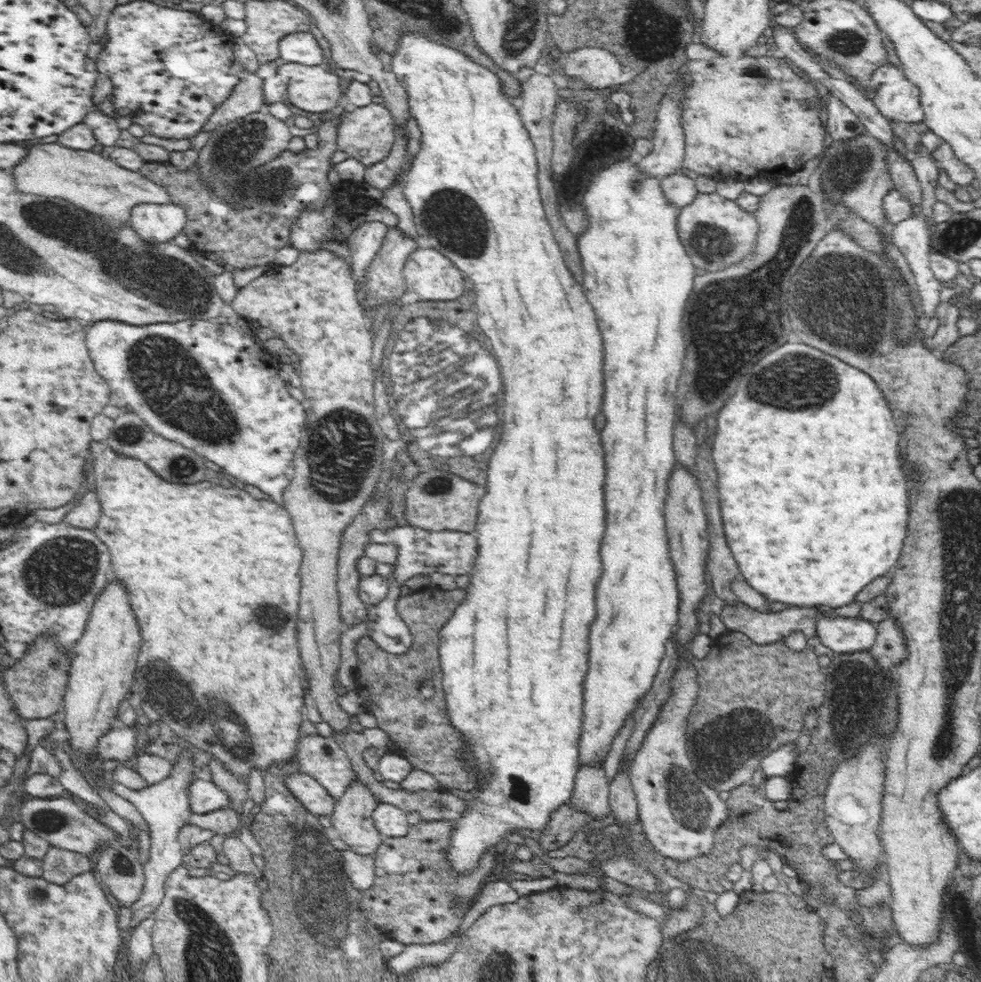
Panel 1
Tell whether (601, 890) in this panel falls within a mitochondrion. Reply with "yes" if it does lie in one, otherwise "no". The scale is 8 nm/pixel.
no

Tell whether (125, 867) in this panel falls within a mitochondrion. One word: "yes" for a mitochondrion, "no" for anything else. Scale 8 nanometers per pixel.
yes

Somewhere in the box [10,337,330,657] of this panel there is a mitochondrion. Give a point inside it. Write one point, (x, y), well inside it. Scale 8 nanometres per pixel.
(60, 574)

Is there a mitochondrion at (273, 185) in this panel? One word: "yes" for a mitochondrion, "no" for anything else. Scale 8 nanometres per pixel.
yes

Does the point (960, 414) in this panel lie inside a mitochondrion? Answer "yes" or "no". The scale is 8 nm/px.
no

